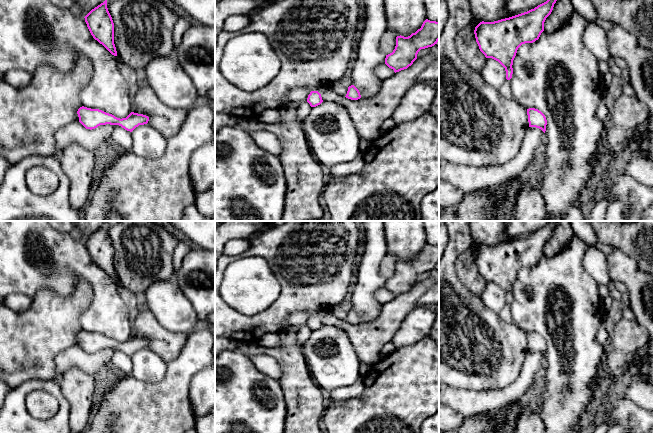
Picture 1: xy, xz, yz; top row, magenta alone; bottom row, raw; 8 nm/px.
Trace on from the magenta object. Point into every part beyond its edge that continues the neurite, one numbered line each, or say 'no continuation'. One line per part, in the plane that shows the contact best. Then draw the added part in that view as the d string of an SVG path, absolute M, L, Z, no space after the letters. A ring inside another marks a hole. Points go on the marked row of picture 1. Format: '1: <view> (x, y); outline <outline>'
no continuation

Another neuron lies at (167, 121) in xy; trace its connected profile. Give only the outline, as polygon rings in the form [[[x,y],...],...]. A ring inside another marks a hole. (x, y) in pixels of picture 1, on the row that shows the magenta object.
[[[142,76],[132,99],[132,112],[148,116],[147,124],[166,140],[177,134],[187,116],[186,110],[174,109],[162,103]]]

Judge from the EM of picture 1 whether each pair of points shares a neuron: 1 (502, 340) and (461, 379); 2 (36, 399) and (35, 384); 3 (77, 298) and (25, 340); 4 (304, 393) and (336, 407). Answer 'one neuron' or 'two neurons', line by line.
1: one neuron
2: two neurons
3: one neuron
4: two neurons

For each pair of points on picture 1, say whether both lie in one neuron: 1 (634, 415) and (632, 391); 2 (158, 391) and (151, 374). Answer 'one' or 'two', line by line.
1: two
2: two

